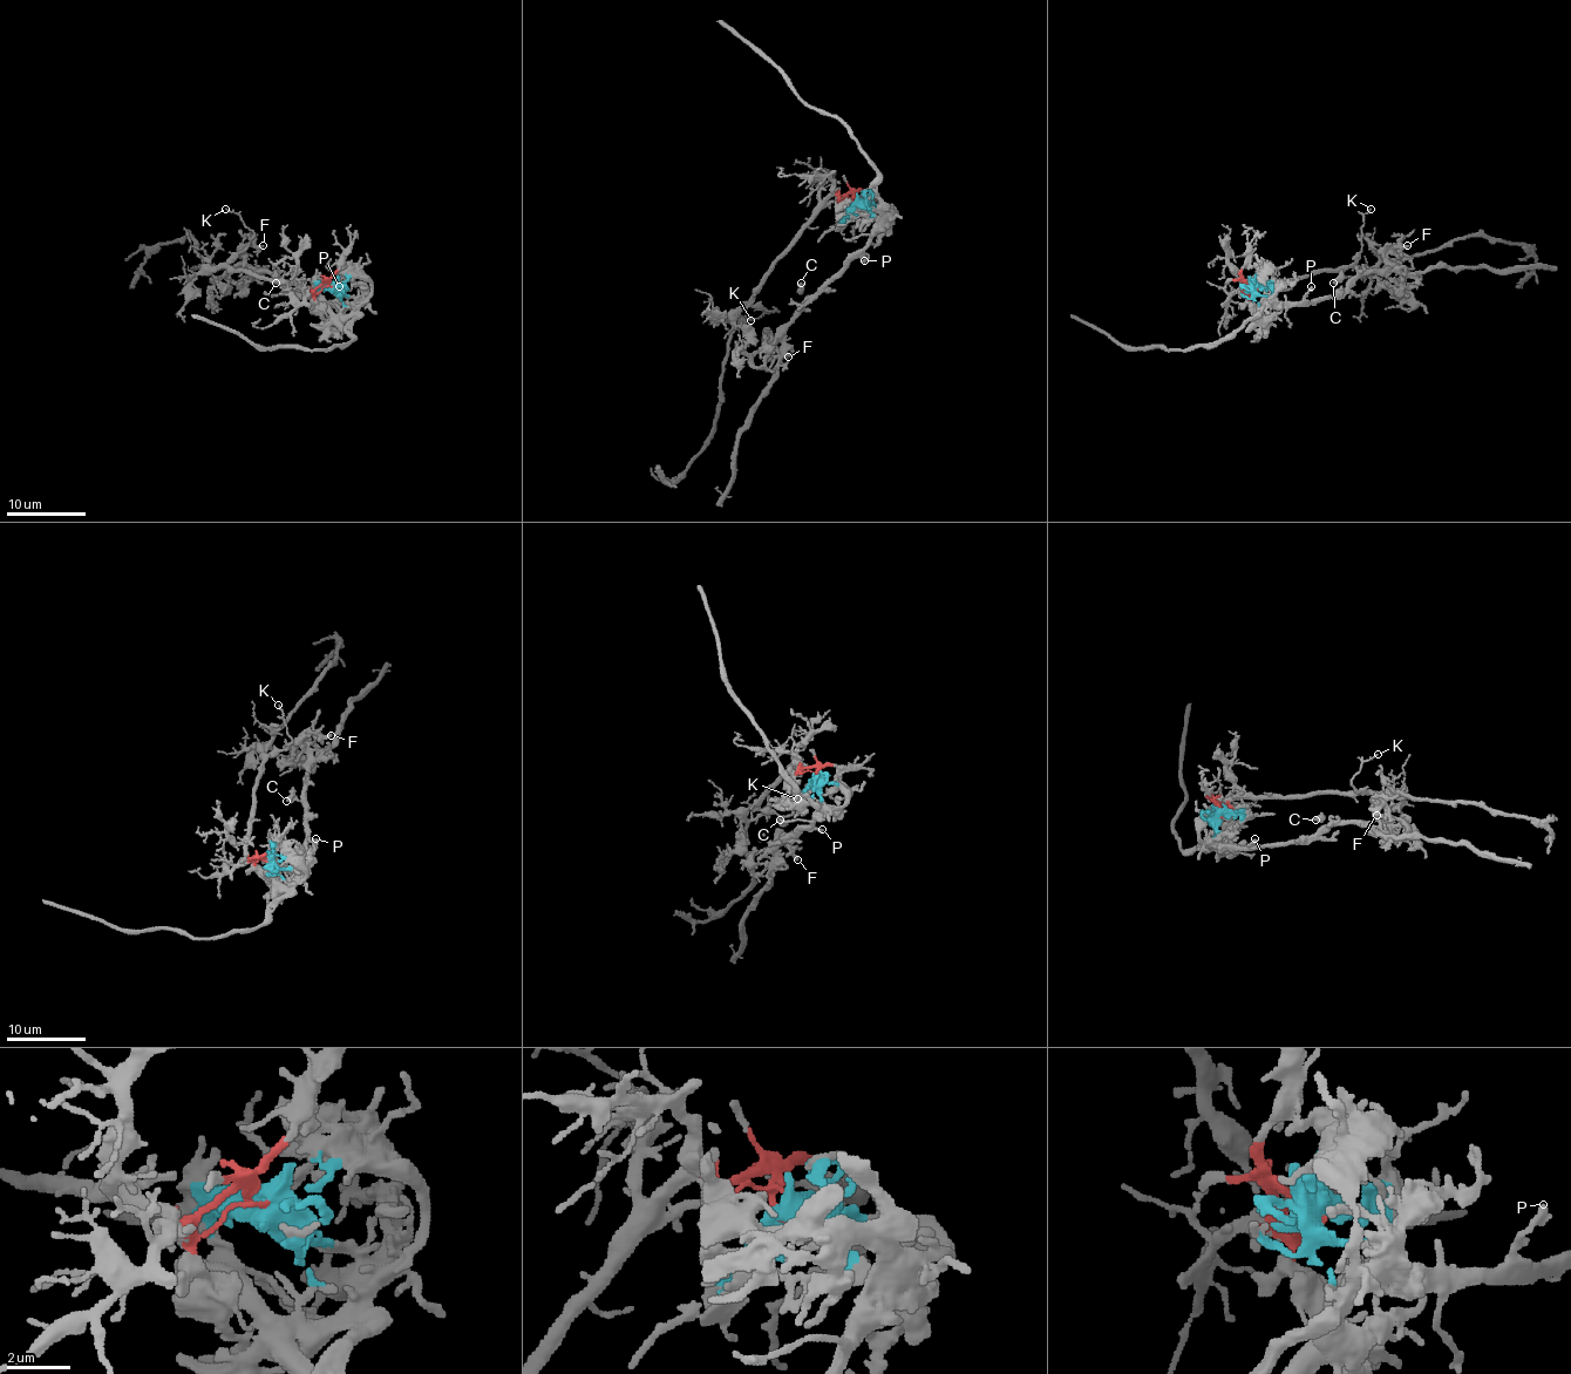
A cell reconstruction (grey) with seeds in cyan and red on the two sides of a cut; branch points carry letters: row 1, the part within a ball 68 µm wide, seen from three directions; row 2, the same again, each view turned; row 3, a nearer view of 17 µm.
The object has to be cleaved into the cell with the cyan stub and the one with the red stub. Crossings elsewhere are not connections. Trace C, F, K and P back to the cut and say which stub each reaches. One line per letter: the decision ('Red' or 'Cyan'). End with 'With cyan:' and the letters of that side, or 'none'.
C: Cyan
F: Cyan
K: Red
P: Cyan
With cyan: C, F, P

